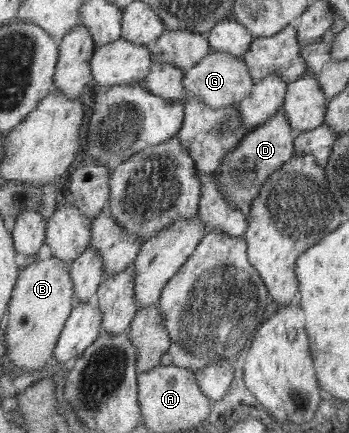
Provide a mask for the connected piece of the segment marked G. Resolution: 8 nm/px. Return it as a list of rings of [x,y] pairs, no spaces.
[[[210,52],[195,67],[185,72],[184,84],[188,96],[196,95],[211,108],[222,108],[229,105],[237,106],[238,103],[244,101],[253,90],[256,81],[249,72],[249,66],[247,66],[244,56]]]

